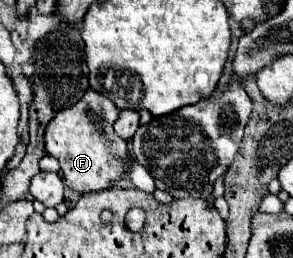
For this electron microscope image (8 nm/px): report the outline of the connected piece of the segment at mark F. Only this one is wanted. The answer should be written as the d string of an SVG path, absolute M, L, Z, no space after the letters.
M87 91L81 101L59 111L49 121L45 129L45 153L59 161L59 173L71 191L105 191L129 173L129 163L133 163L129 145L113 131L117 115L119 111L109 99L95 91Z

